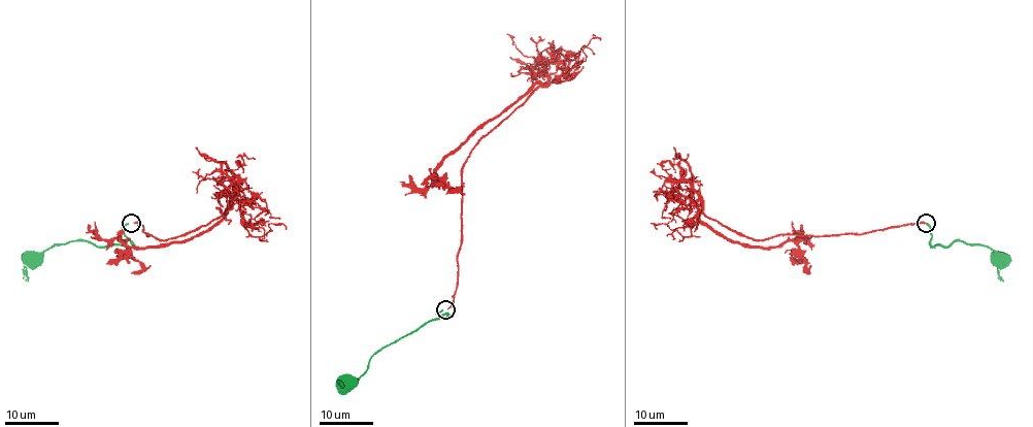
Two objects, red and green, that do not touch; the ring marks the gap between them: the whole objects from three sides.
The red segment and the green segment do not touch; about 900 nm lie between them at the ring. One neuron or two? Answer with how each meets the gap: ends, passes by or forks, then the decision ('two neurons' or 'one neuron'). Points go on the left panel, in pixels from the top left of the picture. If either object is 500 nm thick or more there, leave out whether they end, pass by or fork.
red ends; green ends; one neuron

